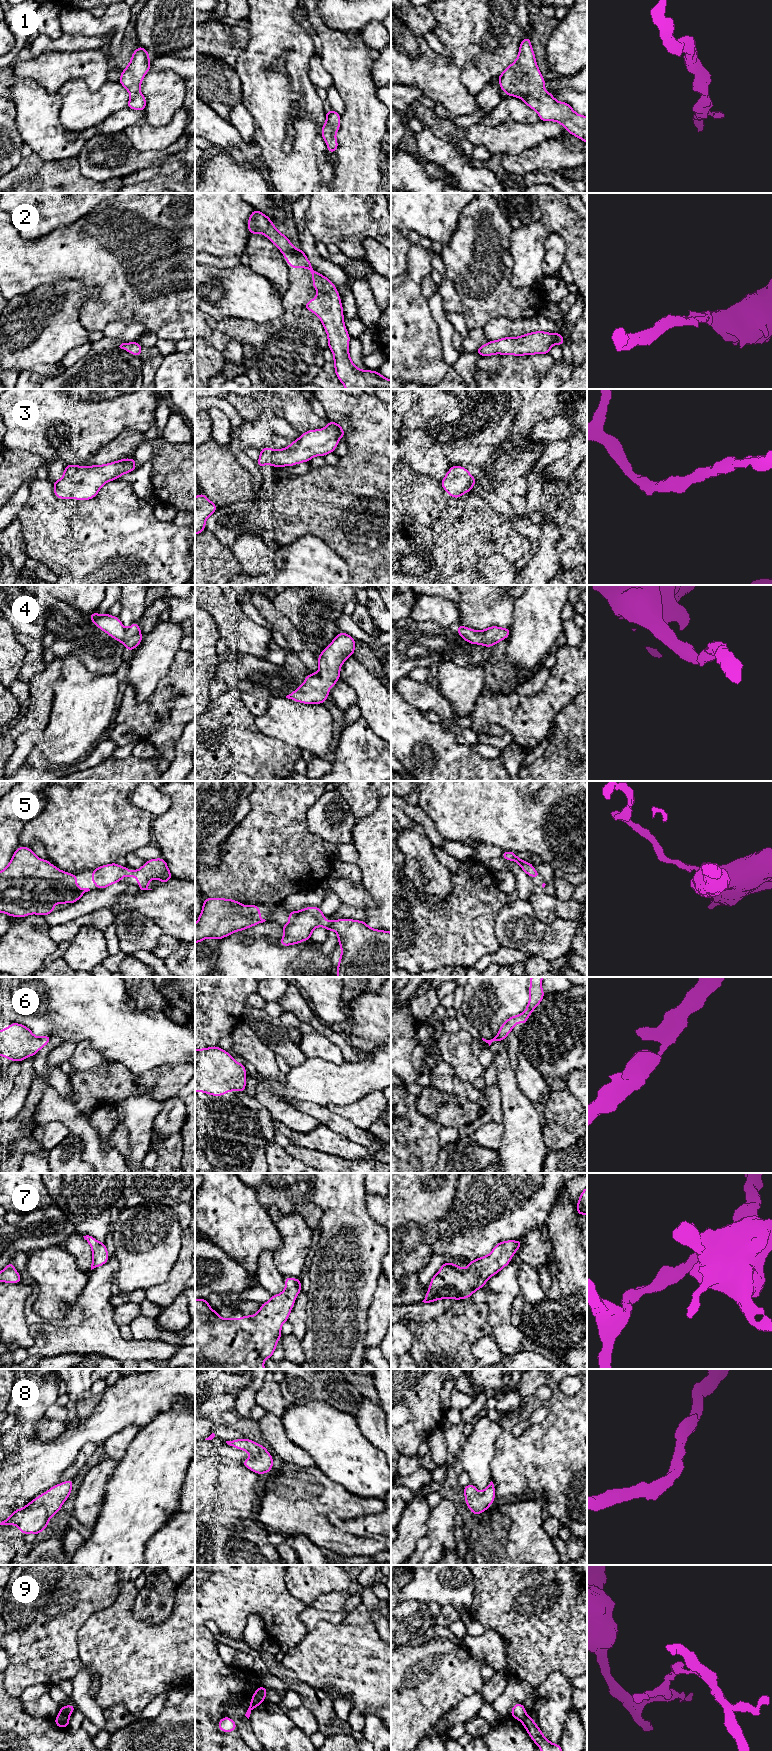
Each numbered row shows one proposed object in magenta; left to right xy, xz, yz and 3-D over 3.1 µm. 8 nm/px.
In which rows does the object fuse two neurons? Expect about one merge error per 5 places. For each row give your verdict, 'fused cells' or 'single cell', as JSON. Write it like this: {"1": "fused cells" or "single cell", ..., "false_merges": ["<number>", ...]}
{"1": "single cell", "2": "single cell", "3": "single cell", "4": "single cell", "5": "single cell", "6": "single cell", "7": "single cell", "8": "single cell", "9": "fused cells", "false_merges": ["9"]}

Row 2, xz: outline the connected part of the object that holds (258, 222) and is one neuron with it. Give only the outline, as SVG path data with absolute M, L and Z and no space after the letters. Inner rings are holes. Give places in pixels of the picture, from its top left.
M254 209L247 221L250 234L264 234L282 252L290 267L307 268L313 278L313 287L319 292L303 307L321 320L328 337L328 348L333 352L335 374L346 389L391 389L391 380L378 371L360 370L349 355L350 336L344 325L343 308L335 285L313 270L302 248L297 250L280 233L268 216Z

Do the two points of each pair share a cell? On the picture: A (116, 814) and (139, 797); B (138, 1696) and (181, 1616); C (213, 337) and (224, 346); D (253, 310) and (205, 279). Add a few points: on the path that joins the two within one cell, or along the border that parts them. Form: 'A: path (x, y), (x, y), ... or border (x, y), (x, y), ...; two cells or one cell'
A: border (133, 791), (131, 801), (151, 815); two cells
B: path (142, 1676), (181, 1636); one cell
C: path (216, 338), (221, 343); one cell
D: path (241, 298), (236, 293), (221, 293), (217, 291); one cell

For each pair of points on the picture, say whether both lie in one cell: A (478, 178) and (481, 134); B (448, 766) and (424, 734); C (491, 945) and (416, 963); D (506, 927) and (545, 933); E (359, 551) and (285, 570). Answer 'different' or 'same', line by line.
A: different
B: same
C: same
D: same
E: different

